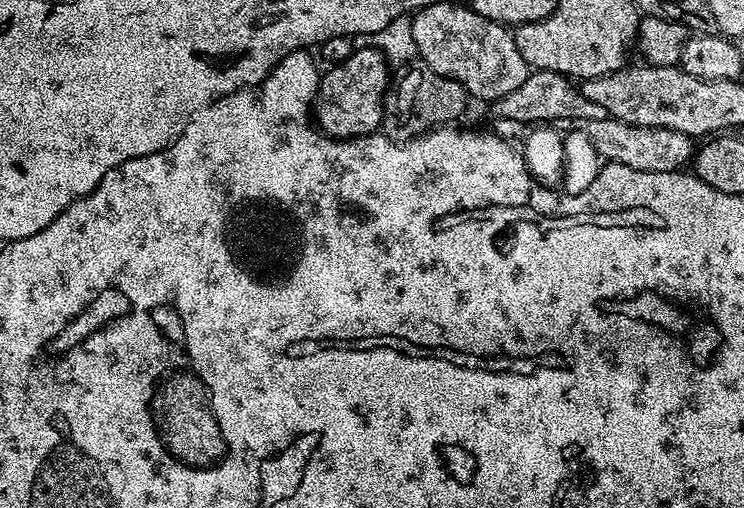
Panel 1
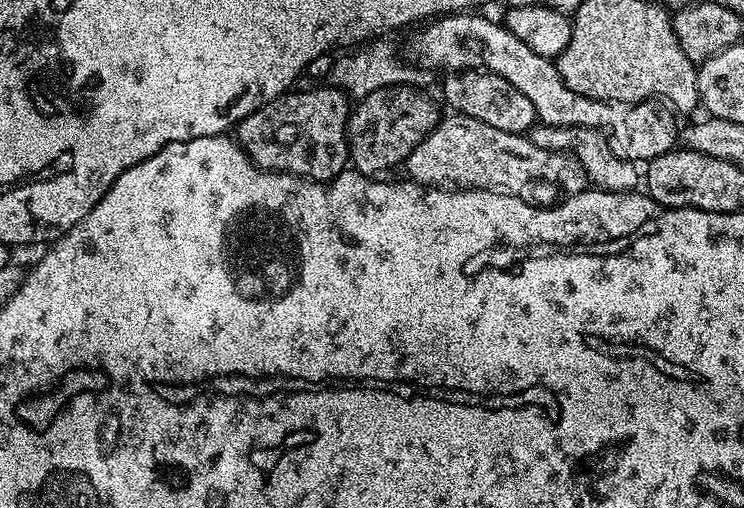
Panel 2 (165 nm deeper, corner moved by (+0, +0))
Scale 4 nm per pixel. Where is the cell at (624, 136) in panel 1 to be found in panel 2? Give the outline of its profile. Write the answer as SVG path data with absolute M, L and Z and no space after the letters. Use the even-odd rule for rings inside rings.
M460 113L441 119L431 134L409 154L404 170L415 183L435 187L520 192L539 181L555 184L567 195L576 195L588 188L585 170L574 155L540 148L525 133L495 129Z

